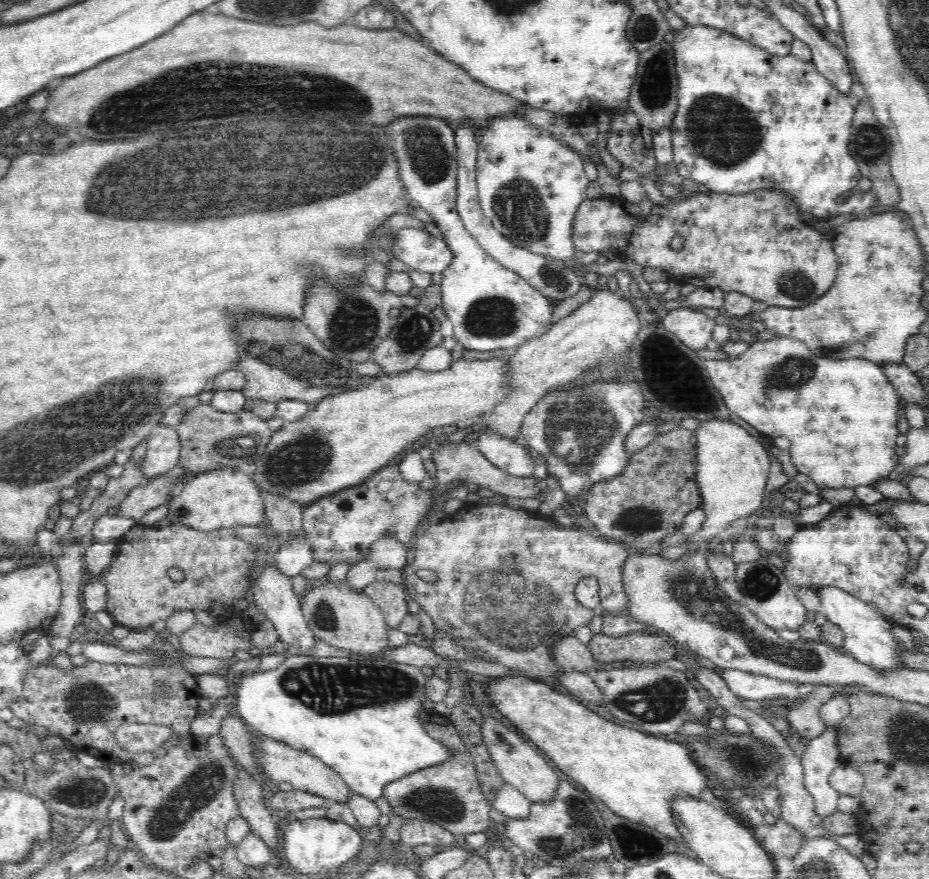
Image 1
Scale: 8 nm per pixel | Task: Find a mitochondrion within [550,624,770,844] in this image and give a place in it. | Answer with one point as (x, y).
(660, 701)

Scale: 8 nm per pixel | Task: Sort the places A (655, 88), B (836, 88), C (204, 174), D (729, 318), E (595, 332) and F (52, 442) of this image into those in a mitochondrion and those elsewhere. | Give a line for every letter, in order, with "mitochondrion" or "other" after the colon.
A: mitochondrion
B: other
C: mitochondrion
D: other
E: other
F: mitochondrion

